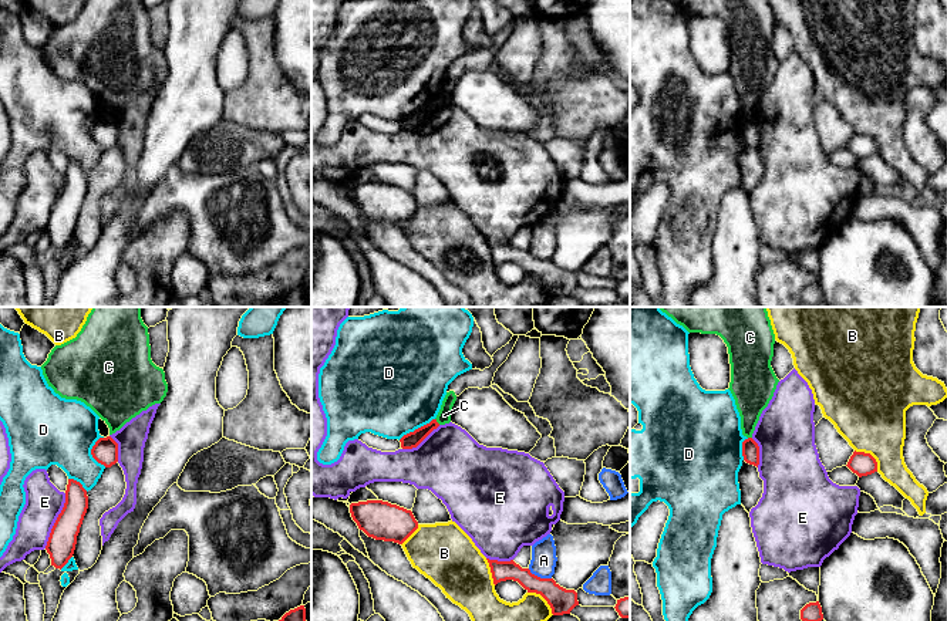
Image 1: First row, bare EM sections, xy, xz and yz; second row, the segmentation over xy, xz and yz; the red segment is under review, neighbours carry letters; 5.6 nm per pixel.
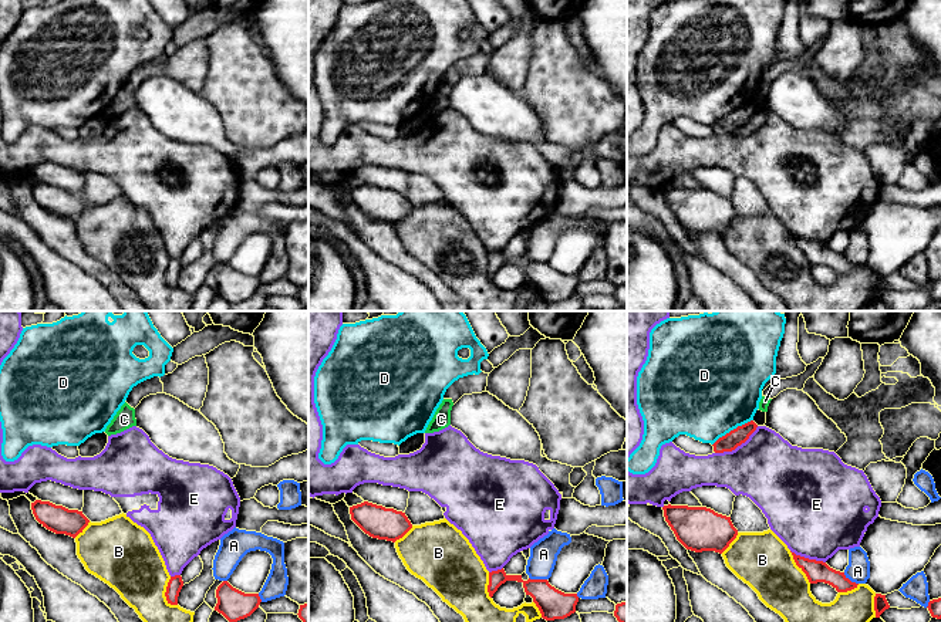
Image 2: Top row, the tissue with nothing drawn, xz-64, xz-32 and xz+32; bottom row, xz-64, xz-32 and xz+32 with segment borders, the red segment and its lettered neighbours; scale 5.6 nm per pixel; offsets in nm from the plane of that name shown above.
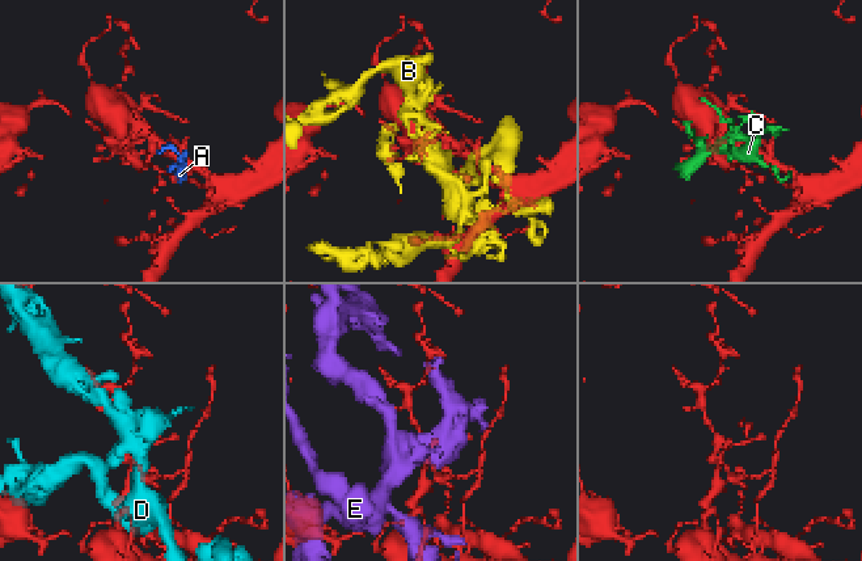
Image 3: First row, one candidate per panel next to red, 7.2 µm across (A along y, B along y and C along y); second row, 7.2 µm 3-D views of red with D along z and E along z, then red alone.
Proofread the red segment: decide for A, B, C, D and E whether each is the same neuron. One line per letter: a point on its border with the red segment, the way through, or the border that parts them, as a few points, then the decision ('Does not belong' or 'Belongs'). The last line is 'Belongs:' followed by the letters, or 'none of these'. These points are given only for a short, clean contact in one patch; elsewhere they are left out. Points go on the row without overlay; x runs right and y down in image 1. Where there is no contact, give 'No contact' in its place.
A: Touches red at xz (539, 259). Does not belong
B: Touches red at xz (543, 279). Does not belong
C: Touches red at xz (435, 103). Boundary: xz (435, 100), (440, 105). Does not belong
D: Touches red at xy (91, 135). Does not belong
E: Touches red at xy (56, 202). Does not belong
Belongs: none of these

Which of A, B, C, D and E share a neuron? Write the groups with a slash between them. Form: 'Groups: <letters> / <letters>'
Groups: A C / B / D / E

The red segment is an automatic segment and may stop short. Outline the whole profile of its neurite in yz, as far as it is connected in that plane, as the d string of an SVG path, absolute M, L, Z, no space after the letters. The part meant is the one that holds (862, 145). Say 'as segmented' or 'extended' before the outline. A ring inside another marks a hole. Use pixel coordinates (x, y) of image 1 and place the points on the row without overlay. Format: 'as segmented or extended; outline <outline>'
as segmented; outline M855 132L846 148L859 159L877 153L876 141L870 135L865 134Z

